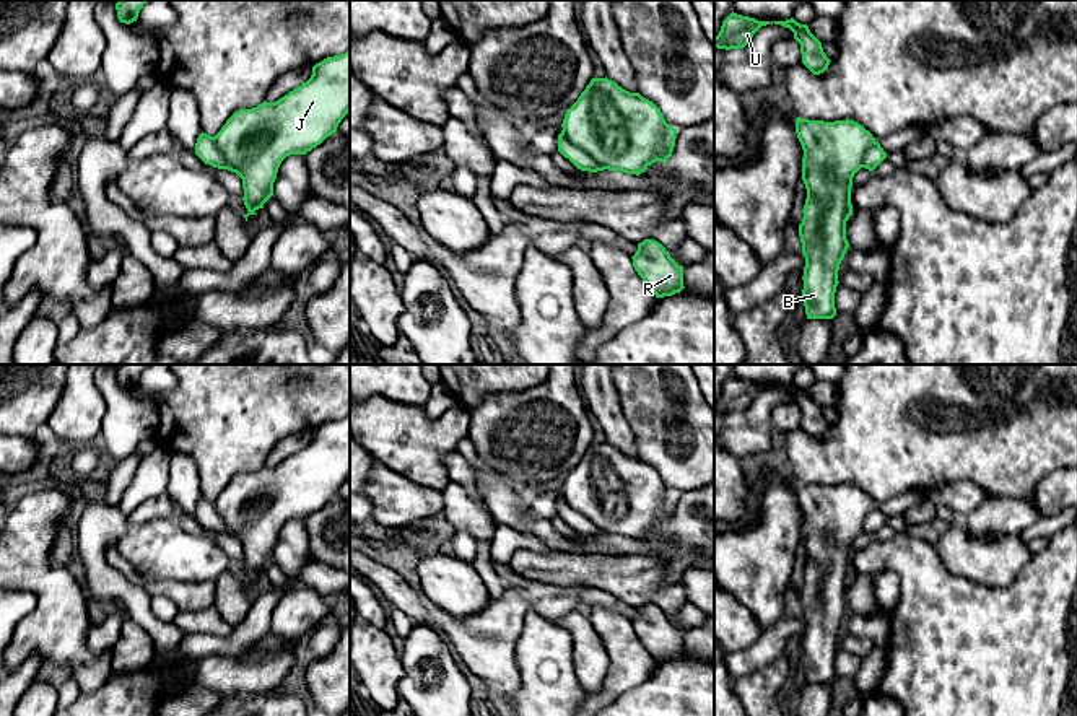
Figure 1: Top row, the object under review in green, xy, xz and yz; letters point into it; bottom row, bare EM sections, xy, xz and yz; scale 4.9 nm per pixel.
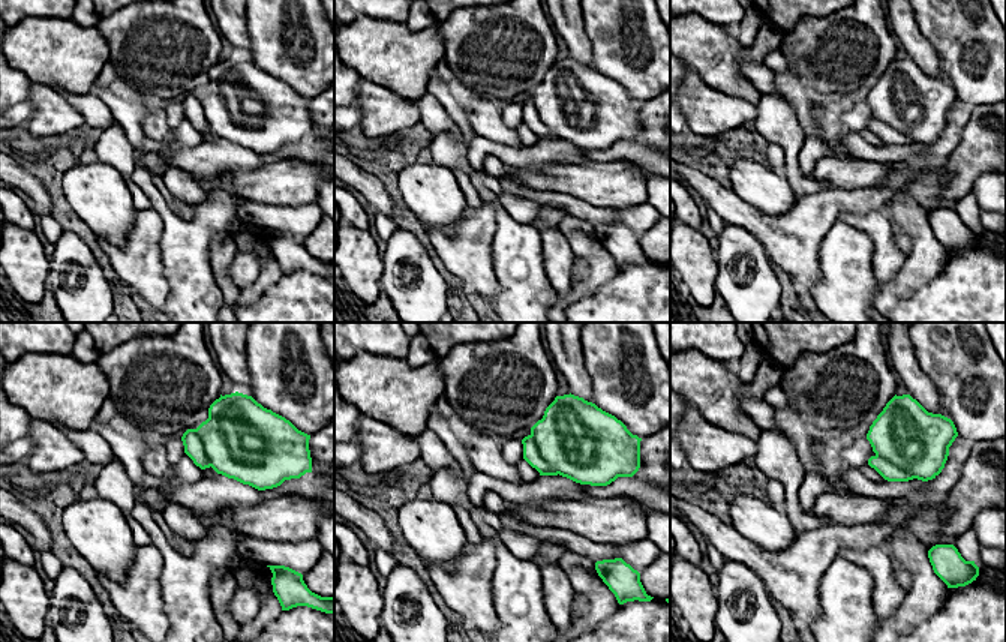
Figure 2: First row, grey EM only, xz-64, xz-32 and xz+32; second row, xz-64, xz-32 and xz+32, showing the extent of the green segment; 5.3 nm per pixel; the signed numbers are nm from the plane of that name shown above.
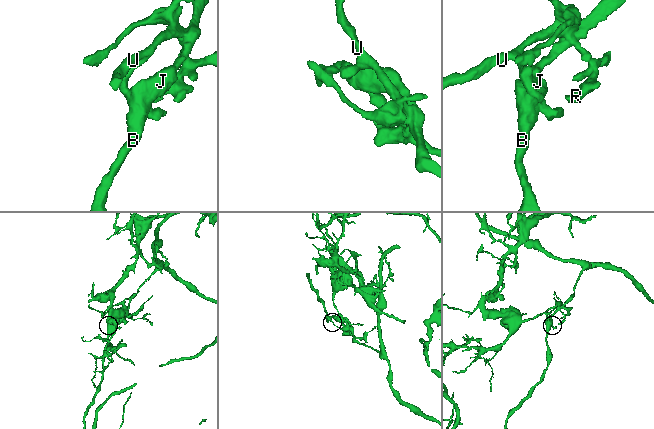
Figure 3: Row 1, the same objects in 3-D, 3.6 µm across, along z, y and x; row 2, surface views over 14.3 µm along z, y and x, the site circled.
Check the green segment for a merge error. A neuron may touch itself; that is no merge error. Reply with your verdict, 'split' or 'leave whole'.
leave whole

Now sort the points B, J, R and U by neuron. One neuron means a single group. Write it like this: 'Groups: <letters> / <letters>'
Groups: B J R U

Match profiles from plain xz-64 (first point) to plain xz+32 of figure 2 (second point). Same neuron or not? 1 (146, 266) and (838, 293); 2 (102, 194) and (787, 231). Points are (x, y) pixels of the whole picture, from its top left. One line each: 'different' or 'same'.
1: different
2: different

